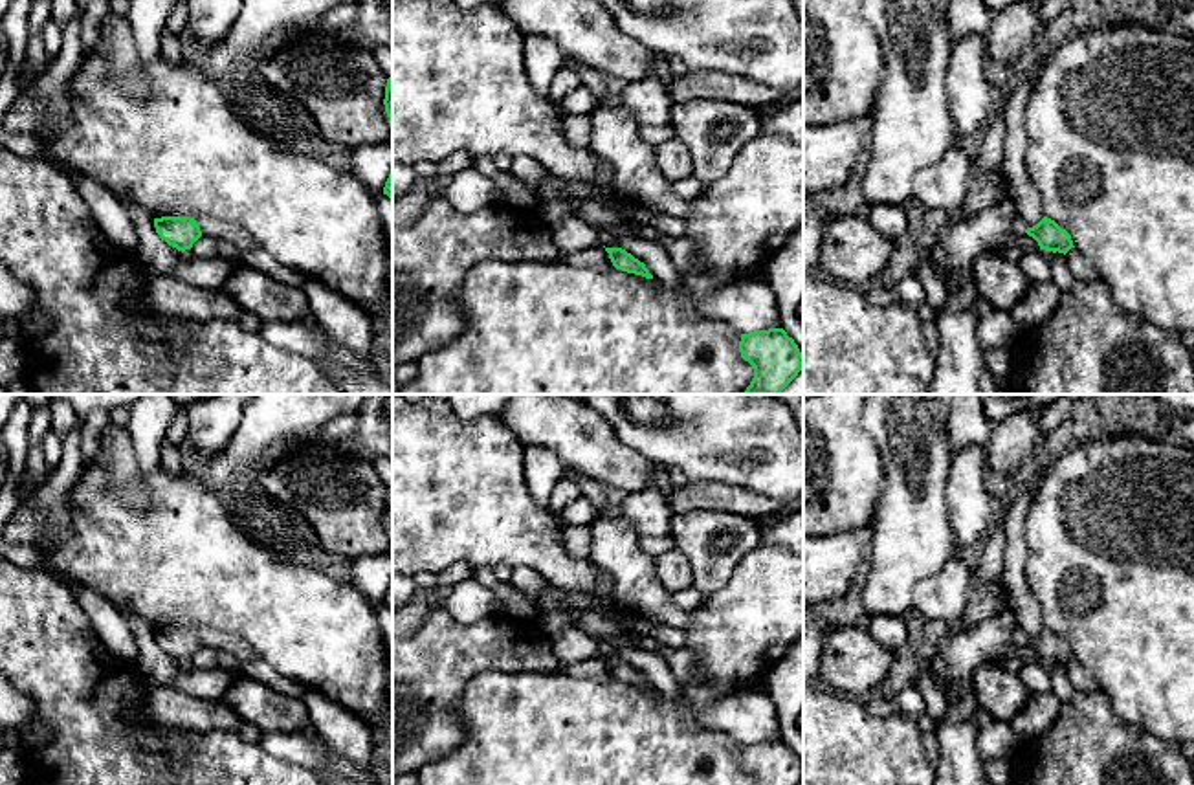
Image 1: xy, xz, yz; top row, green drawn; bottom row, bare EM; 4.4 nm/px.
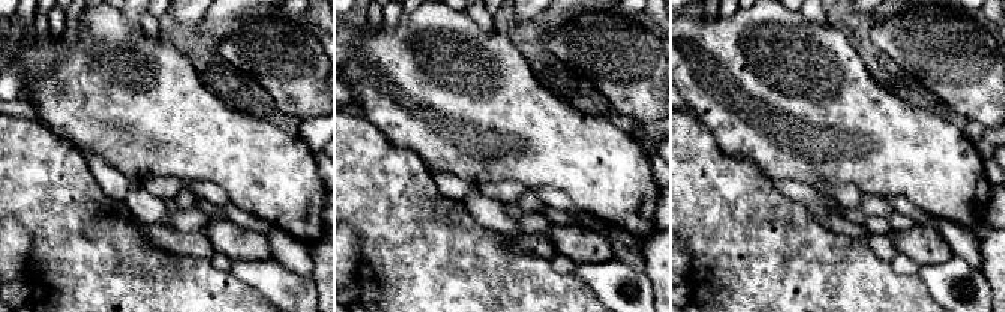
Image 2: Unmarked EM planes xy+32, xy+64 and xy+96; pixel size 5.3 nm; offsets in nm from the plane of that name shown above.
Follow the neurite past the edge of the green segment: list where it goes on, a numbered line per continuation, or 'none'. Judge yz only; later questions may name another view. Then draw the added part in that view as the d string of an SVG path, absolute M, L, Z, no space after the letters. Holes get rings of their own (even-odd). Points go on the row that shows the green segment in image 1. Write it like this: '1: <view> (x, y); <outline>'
none

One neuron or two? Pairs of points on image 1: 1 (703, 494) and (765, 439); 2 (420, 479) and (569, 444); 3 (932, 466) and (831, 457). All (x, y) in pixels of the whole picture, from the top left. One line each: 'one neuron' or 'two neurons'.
1: two neurons
2: two neurons
3: two neurons

